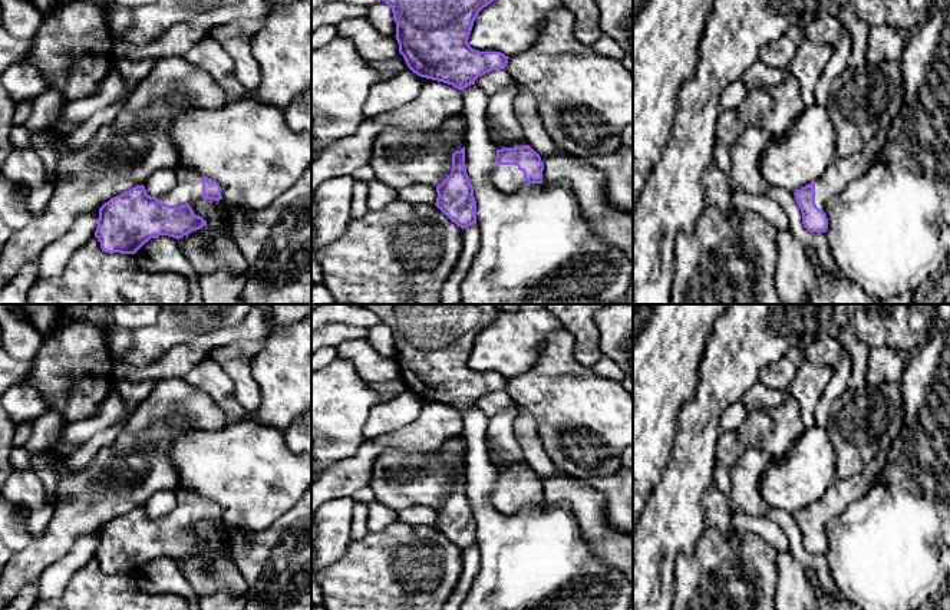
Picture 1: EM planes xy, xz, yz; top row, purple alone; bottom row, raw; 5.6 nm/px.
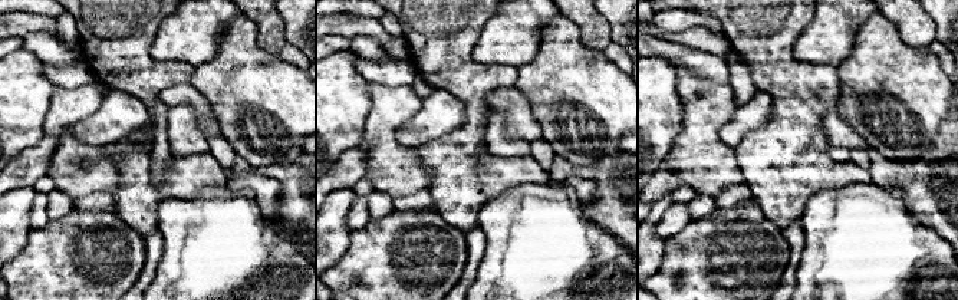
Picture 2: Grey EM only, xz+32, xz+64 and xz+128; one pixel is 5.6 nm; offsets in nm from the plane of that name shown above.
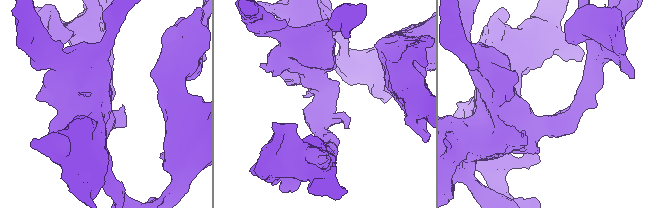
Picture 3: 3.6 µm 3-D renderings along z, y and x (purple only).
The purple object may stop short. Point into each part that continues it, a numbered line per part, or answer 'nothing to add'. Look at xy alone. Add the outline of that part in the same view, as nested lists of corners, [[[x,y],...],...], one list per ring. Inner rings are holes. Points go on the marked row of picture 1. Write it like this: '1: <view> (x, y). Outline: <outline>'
1: xy (188, 188). Outline: [[[178,168],[175,169],[177,184],[164,195],[156,197],[159,202],[181,207],[185,202],[194,205],[202,200],[202,175],[198,171]]]

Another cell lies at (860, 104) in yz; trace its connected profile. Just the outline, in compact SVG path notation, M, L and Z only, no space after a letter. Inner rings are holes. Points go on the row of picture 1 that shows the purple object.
M900 62L868 63L861 70L845 69L829 88L825 109L835 128L837 158L860 152L870 141L883 138L888 119L895 116L904 103L904 82Z

